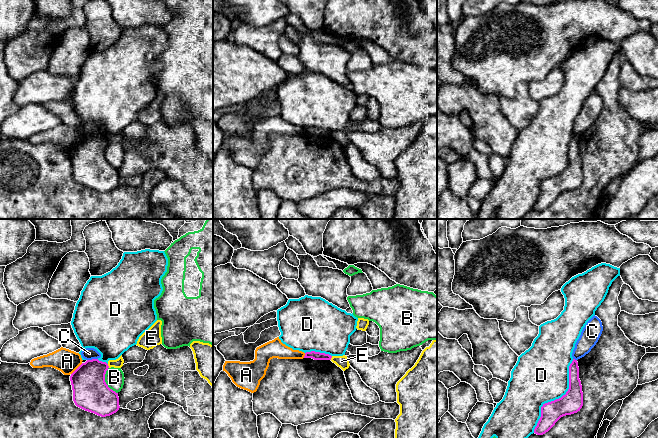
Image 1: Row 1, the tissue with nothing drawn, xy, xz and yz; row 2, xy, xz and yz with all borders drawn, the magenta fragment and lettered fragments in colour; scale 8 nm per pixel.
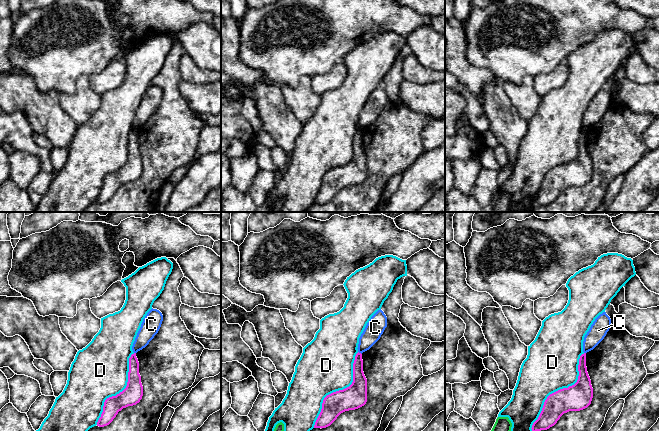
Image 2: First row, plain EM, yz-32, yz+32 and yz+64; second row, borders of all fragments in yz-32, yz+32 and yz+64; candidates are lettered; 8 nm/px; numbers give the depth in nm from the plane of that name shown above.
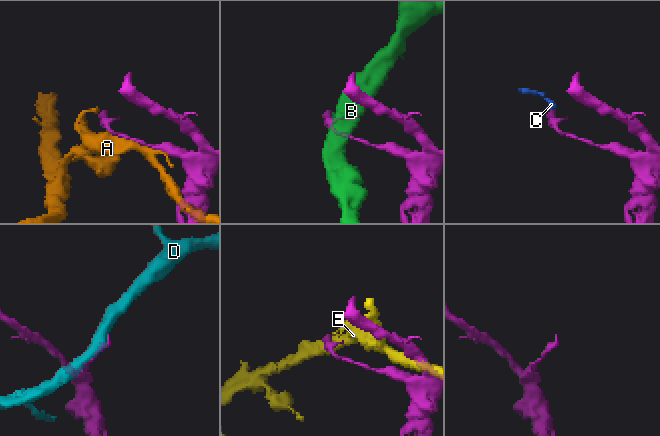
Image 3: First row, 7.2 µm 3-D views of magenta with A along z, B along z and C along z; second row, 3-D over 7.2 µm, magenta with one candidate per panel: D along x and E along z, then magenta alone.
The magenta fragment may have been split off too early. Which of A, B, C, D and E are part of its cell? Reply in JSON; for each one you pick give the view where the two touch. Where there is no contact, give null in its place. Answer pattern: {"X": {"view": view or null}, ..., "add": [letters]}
{"add": []}

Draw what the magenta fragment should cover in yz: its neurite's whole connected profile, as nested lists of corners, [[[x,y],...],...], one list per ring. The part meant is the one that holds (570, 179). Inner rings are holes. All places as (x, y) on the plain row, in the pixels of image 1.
[[[573,135],[569,142],[568,167],[561,174],[543,180],[541,193],[534,205],[534,209],[537,211],[545,210],[561,193],[577,189],[582,182],[583,168],[579,155],[579,143],[577,136]]]

